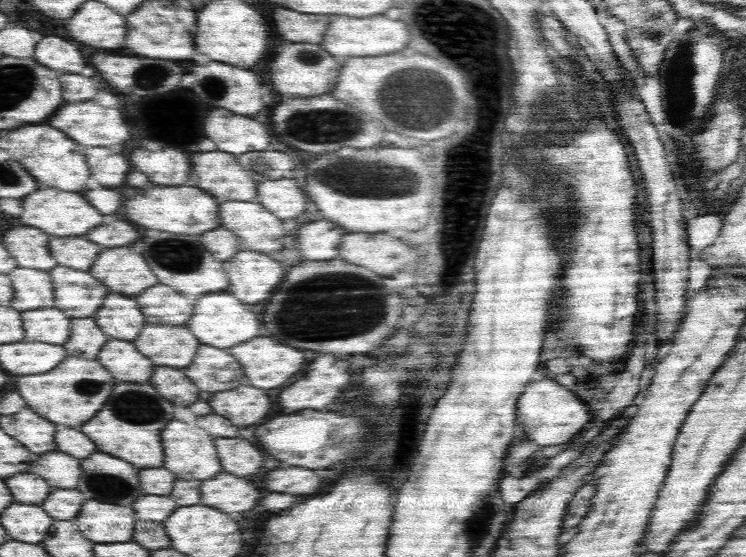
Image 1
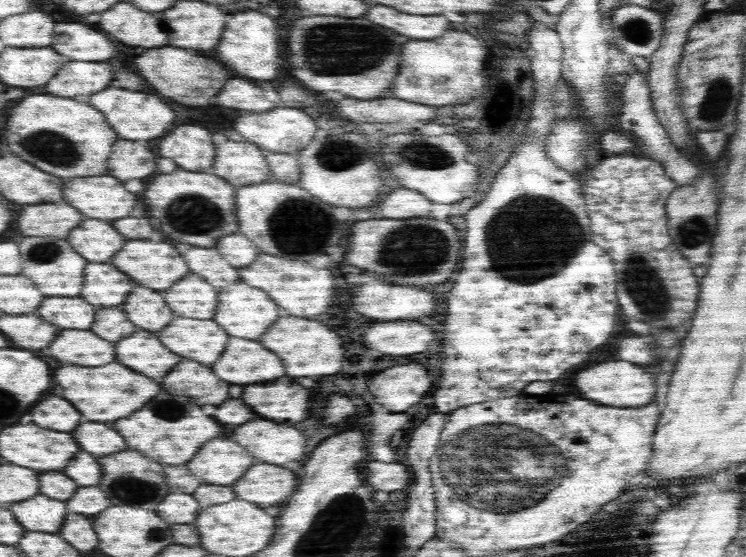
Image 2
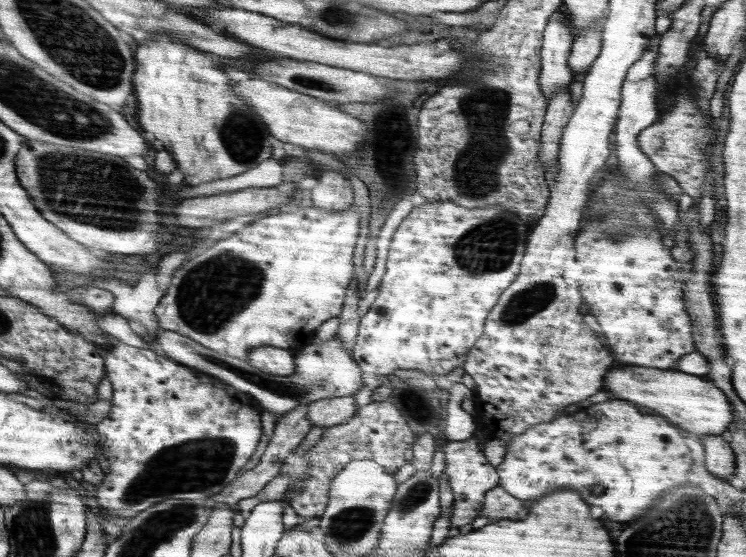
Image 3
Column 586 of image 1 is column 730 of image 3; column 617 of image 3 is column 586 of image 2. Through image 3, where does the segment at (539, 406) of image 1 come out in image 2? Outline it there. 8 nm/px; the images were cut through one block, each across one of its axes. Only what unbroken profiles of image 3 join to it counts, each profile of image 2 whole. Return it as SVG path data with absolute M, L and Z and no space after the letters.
M612 360L612 362L604 362L598 366L592 366L588 370L582 370L576 376L576 388L578 392L582 392L584 398L606 404L606 406L646 406L654 394L656 394L656 380L650 372L646 372L644 368L630 364L630 362L622 362L622 360Z

